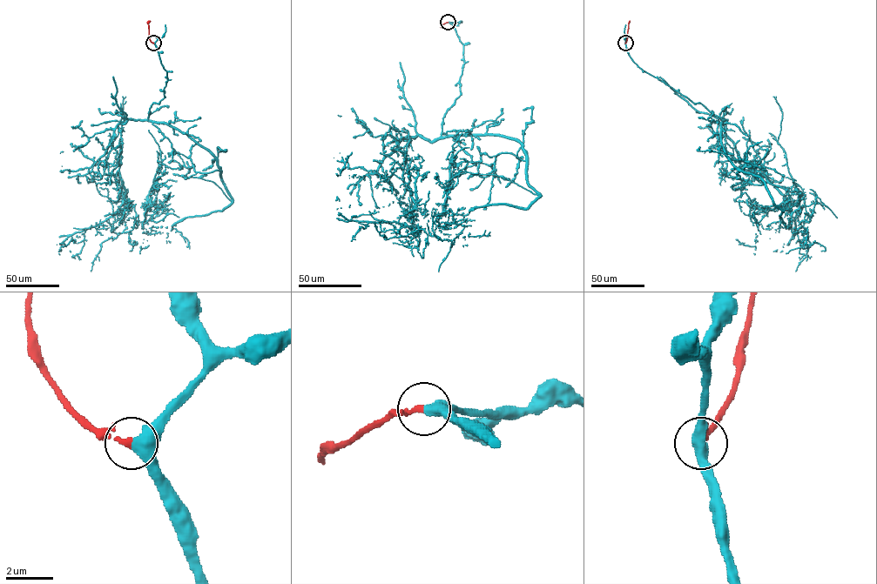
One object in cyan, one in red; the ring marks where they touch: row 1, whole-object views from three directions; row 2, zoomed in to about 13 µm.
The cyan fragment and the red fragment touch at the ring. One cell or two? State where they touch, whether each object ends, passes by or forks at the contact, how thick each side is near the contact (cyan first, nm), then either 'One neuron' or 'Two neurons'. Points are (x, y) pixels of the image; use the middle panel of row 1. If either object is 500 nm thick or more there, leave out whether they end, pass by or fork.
Place: (448, 22). At the ring cyan passes by. At the ring red ends. Thickness 400 nm (cyan) against 240 nm. One neuron

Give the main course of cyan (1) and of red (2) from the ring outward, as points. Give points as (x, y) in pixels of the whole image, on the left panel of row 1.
1: (153, 43), (167, 80), (148, 120), (186, 133), (220, 170), (161, 164), (136, 228), (156, 198), (145, 218)
2: (153, 43), (149, 37), (150, 20)

